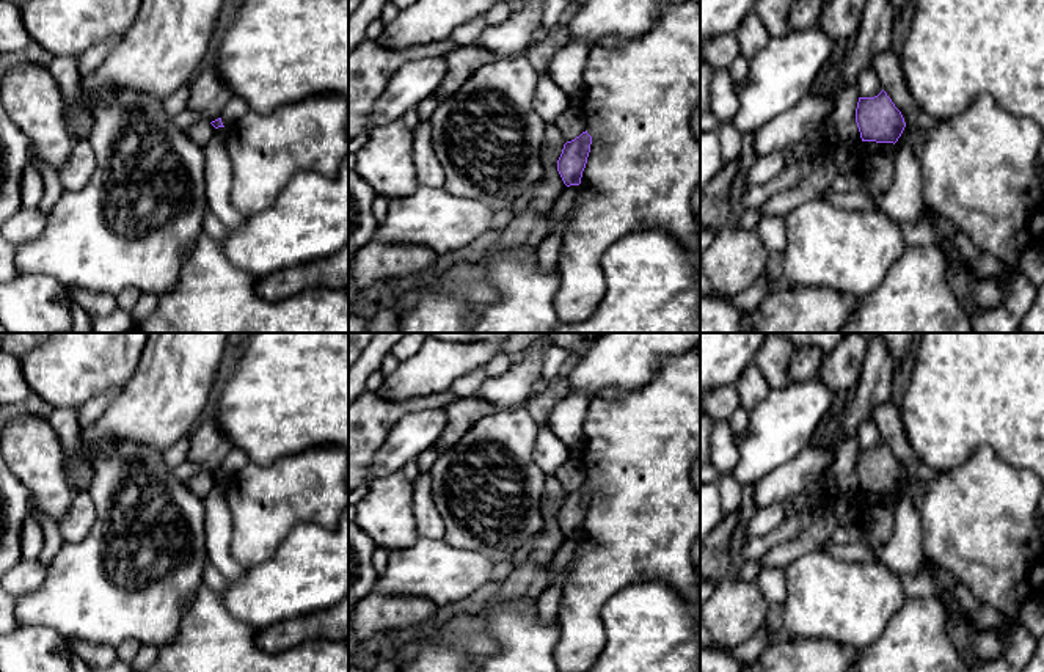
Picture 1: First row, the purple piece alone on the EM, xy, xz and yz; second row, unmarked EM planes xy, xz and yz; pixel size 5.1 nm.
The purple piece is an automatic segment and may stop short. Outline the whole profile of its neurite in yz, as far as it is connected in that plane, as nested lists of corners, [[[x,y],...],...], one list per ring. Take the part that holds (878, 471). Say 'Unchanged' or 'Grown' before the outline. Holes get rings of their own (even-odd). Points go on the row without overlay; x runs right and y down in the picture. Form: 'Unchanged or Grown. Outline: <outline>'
Unchanged. Outline: [[[882,441],[874,449],[859,449],[856,474],[862,493],[896,495],[906,474],[901,463]]]

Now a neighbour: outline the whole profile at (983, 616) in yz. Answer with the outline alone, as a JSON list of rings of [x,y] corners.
[[[961,583],[953,587],[951,597],[962,609],[962,612],[966,612],[978,628],[994,628],[1005,620],[1005,617],[998,611],[980,603]]]

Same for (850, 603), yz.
[[[823,550],[785,568],[785,628],[793,639],[818,639],[862,650],[878,642],[906,593],[882,561],[846,562]]]

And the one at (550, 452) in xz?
[[[540,427],[532,457],[548,477],[554,477],[559,468],[571,458],[571,454],[556,433],[548,427]]]

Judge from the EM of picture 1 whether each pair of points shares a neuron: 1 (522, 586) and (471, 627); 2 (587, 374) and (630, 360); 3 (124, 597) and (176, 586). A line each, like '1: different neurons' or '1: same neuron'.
1: different neurons
2: same neuron
3: same neuron

